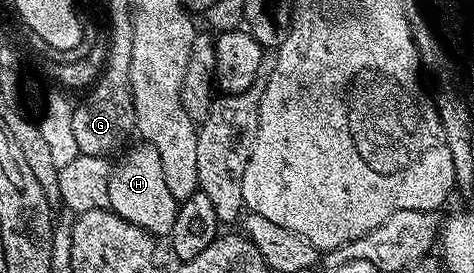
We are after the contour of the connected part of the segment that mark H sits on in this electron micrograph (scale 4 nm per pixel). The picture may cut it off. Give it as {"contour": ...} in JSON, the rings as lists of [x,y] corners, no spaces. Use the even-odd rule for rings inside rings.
{"contour":[[[138,142],[113,165],[109,185],[109,209],[128,223],[141,227],[149,234],[162,238],[171,235],[179,203],[174,200],[162,171],[162,160],[154,146]]]}

